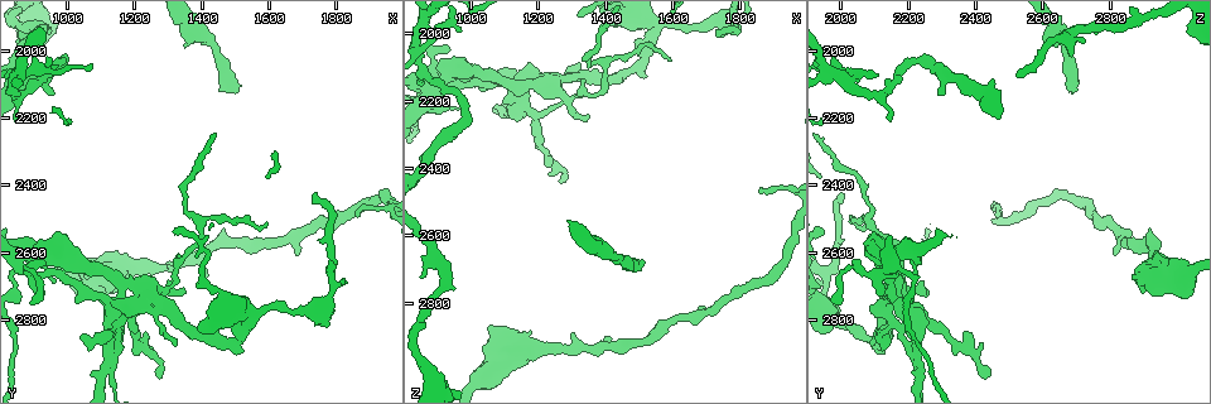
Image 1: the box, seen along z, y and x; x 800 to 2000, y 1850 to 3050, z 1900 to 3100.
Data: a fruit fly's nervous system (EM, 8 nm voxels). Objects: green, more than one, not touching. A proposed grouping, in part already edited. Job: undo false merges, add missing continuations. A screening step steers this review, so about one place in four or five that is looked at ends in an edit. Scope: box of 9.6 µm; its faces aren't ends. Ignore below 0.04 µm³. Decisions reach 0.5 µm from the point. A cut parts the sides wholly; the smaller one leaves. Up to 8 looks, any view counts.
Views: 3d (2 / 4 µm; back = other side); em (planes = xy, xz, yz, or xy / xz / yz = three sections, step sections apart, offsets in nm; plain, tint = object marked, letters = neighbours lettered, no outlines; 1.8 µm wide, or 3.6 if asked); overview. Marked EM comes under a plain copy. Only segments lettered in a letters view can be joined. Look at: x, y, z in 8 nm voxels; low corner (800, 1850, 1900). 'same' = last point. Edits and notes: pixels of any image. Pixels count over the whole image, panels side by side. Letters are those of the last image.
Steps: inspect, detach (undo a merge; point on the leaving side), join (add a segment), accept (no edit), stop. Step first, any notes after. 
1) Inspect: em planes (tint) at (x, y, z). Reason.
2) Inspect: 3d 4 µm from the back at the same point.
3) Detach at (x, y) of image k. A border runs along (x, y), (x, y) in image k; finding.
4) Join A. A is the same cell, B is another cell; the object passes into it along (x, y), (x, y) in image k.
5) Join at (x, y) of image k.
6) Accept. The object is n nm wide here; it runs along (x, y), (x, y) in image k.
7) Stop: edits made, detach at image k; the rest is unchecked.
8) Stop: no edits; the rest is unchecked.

Inspect: em 3.6 µm planes (tint) at (1860, 2490, 2470). Long arm stops here.

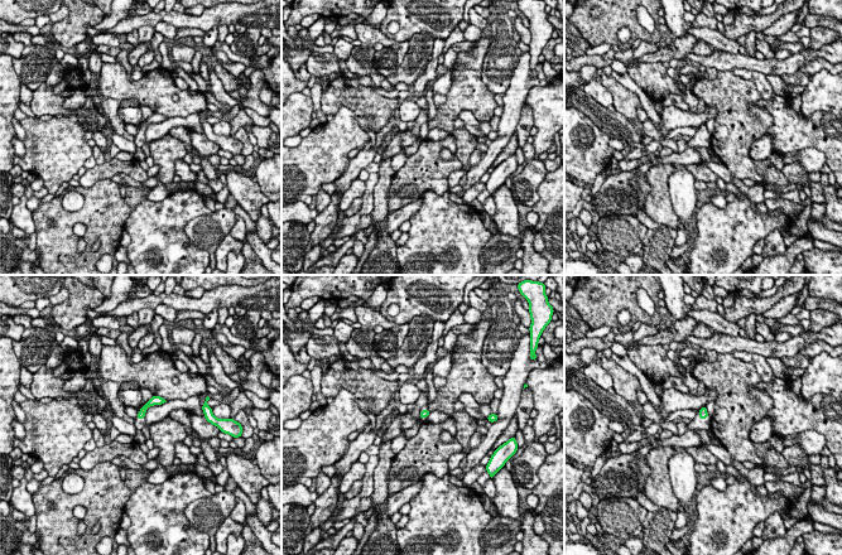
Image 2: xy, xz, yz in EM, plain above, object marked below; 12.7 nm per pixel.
Inspect: em 3.6 µm planes (letters) at the same point.

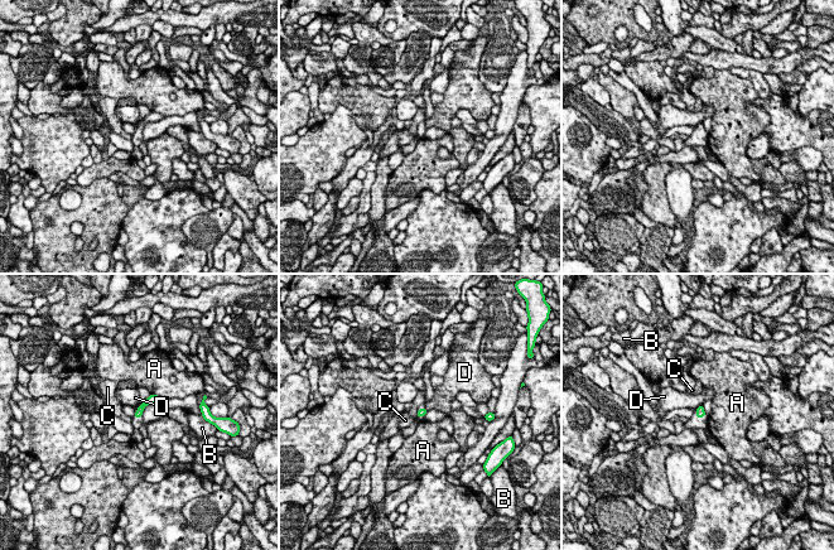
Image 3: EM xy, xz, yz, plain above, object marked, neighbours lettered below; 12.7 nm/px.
Accept. The object is 100 nm wide here; A, B, C and D are other cells; a border runs along (150, 392), (163, 400) in image 3; none of them fits.

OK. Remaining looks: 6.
Inspect: 3d 4 µm at (1510, 2120, 2680).

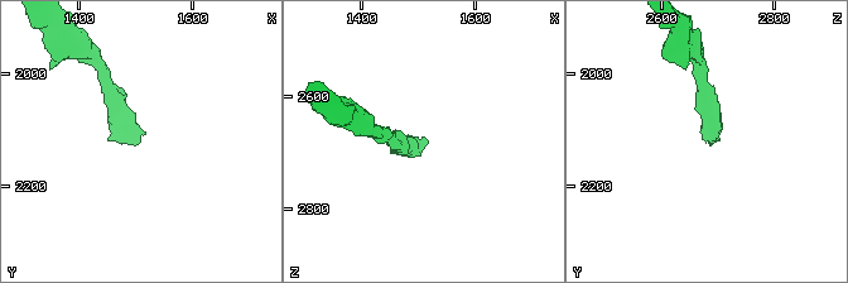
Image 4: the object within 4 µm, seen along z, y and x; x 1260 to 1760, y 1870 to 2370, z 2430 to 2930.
Inspect: em xz step 8 (letters) at (1500, 2120, 2680).

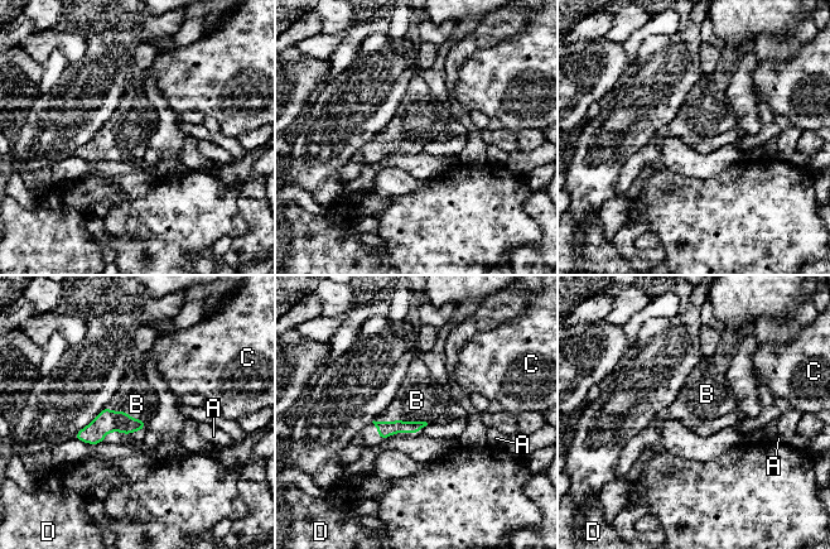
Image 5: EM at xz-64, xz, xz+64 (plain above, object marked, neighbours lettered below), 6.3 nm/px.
Inspect: em planes (letters) at the same point. Cut it another way.

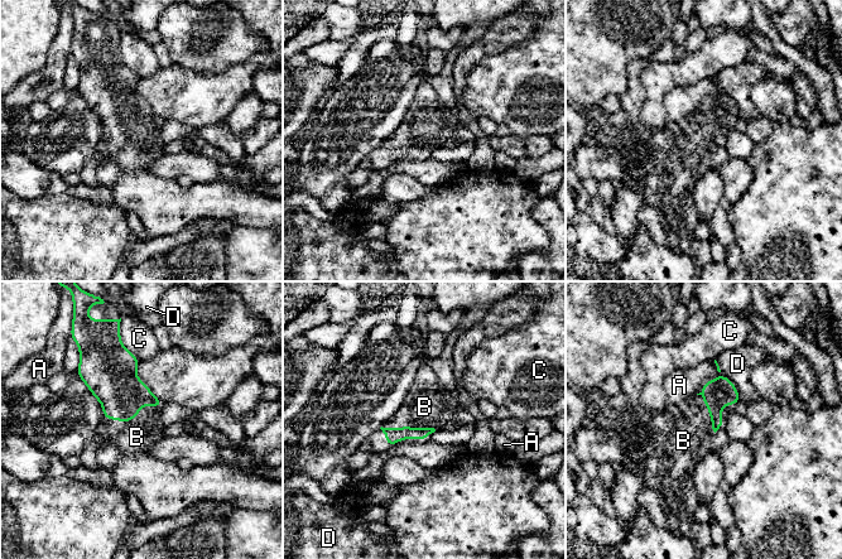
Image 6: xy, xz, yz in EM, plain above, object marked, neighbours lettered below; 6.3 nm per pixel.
Join B. B is the same cell, A, C and D are other cells; the object passes into it along (115, 384), (131, 419), (136, 437) in image 6; it goes on there.

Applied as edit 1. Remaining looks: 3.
Inspect: 3d 4 µm at (1410, 2680, 2910). Branch stops here.

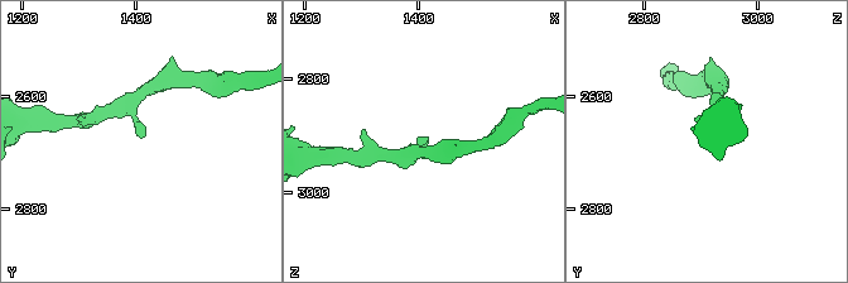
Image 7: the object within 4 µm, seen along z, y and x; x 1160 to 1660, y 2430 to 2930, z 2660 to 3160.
Inspect: em planes (letters) at (1410, 2675, 2915). Shape alone is not enough.

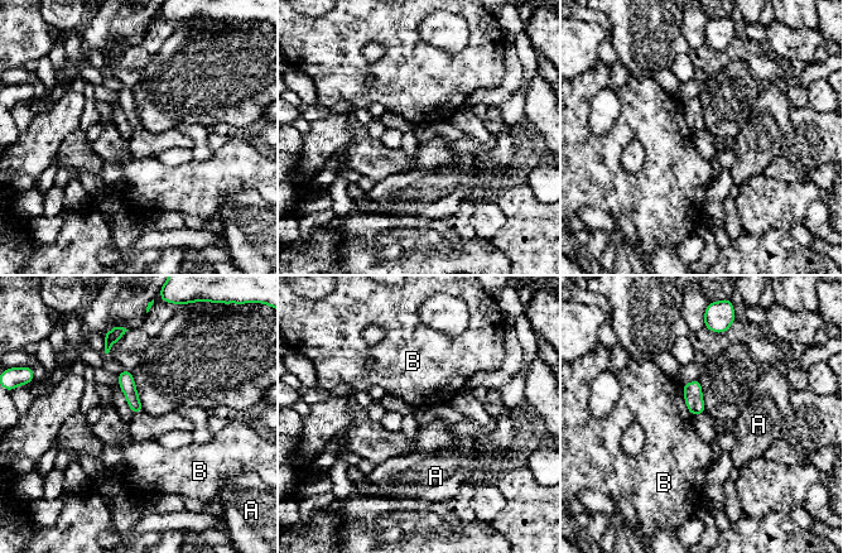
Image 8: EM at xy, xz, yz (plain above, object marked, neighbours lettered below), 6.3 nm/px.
Accept. A and B are other cells; no lettered segment goes on from it.

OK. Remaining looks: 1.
Stop: edits made, join at image 6; the rest is unchecked.

